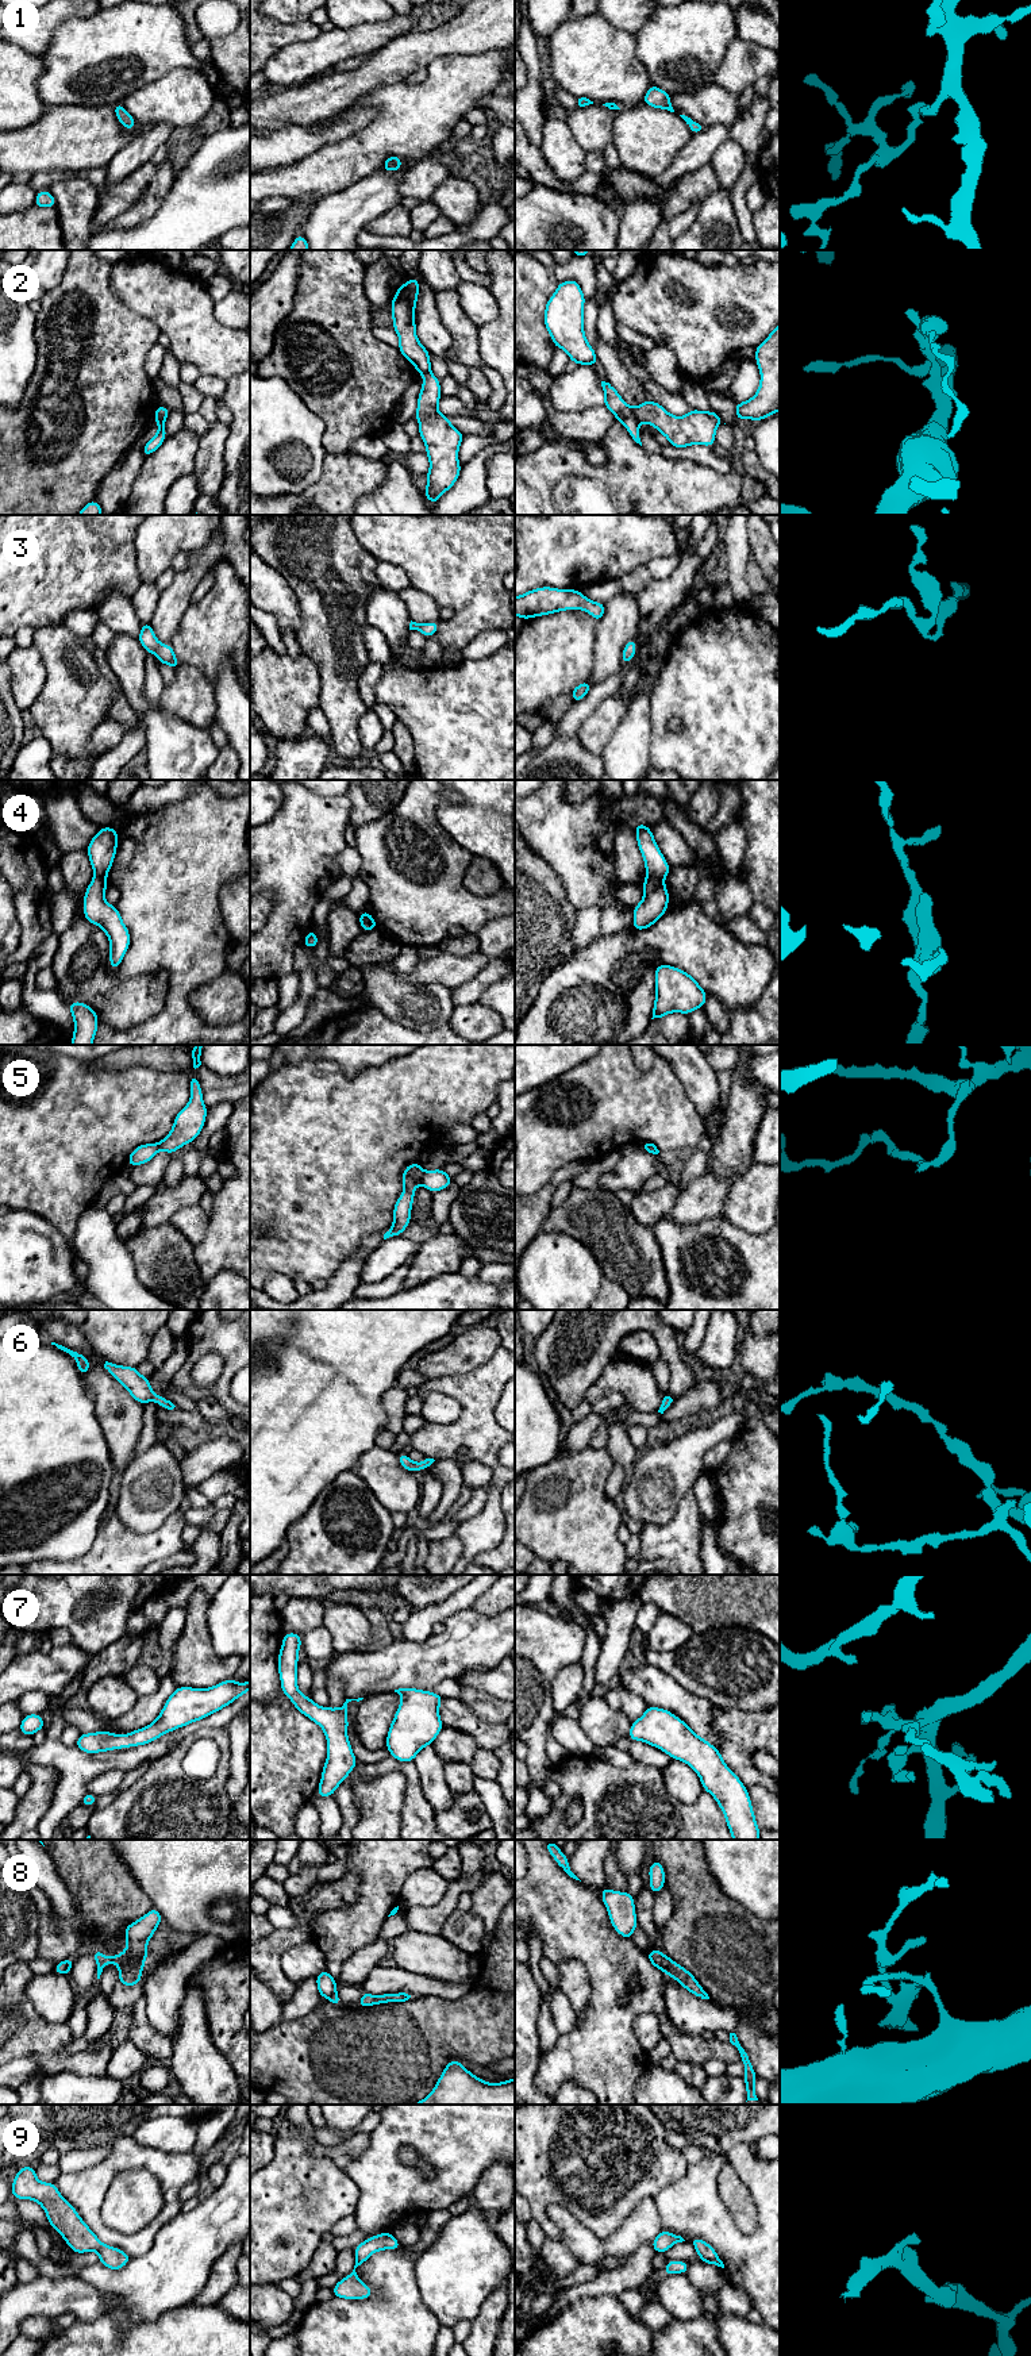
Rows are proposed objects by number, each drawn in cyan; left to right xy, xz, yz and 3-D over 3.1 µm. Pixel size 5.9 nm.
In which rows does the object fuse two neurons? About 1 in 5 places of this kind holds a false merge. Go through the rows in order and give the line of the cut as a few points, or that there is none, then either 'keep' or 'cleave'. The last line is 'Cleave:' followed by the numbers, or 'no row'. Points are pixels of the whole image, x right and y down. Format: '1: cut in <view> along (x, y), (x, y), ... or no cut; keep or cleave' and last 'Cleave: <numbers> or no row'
1: no cut; keep
2: cut in yz along (633, 408), (639, 421); cleave
3: no cut; keep
4: cut in yz along (647, 875), (662, 881); cleave
5: cut in xz along (424, 1172), (420, 1182); cleave
6: no cut; keep
7: no cut; keep
8: cut in yz along (669, 1959), (669, 1971), (666, 1974); cleave
9: no cut; keep
Cleave: 2, 4, 5, 8

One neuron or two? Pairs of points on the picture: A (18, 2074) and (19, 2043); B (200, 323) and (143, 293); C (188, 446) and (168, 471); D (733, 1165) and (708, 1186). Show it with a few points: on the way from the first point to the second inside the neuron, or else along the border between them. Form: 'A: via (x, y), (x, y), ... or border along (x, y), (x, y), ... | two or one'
A: border along (29, 2056), (20, 2056), (14, 2060) | two
B: via (187, 314), (170, 298), (157, 293) | one
C: via (183, 452), (169, 465) | one
D: border along (707, 1172), (733, 1180) | two

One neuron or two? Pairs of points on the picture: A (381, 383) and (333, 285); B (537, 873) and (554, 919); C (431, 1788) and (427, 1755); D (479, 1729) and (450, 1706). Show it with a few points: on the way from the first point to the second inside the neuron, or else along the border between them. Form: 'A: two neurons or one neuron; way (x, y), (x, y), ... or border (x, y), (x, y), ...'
A: one neuron; way (357, 358), (339, 341), (333, 310)
B: one neuron; way (537, 884), (537, 902), (543, 909)
C: one neuron; way (427, 1780), (427, 1763)
D: one neuron; way (472, 1725), (457, 1713)

